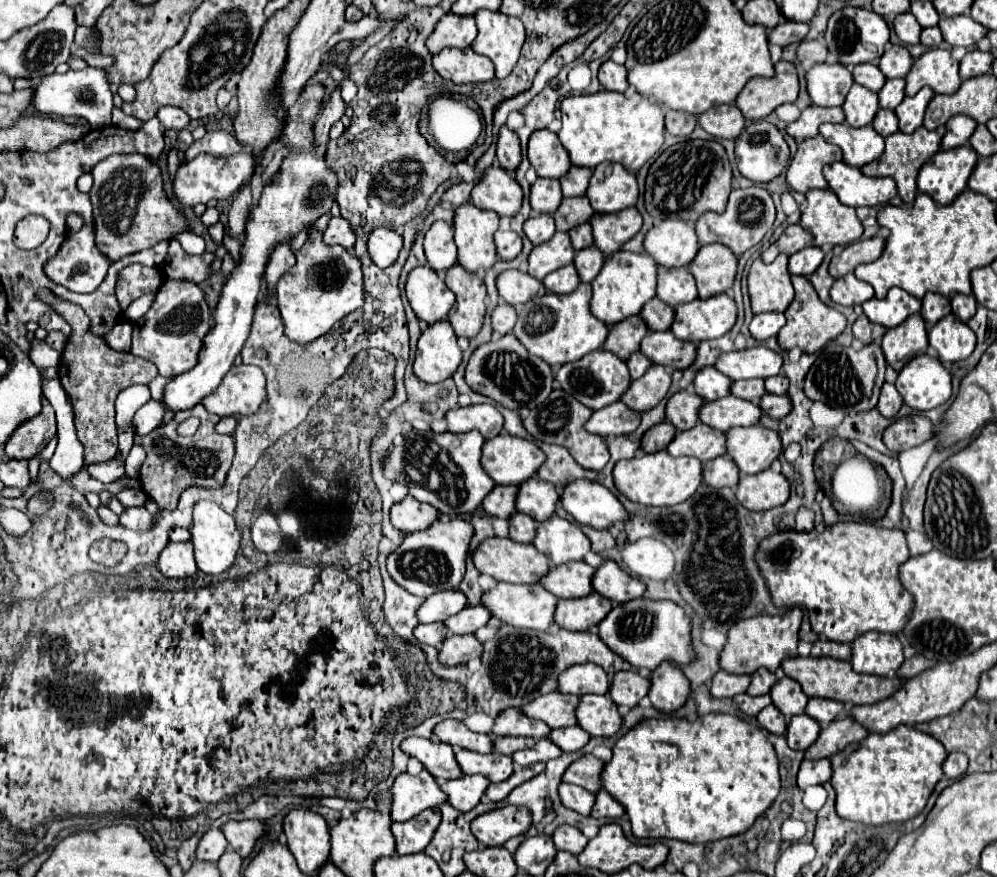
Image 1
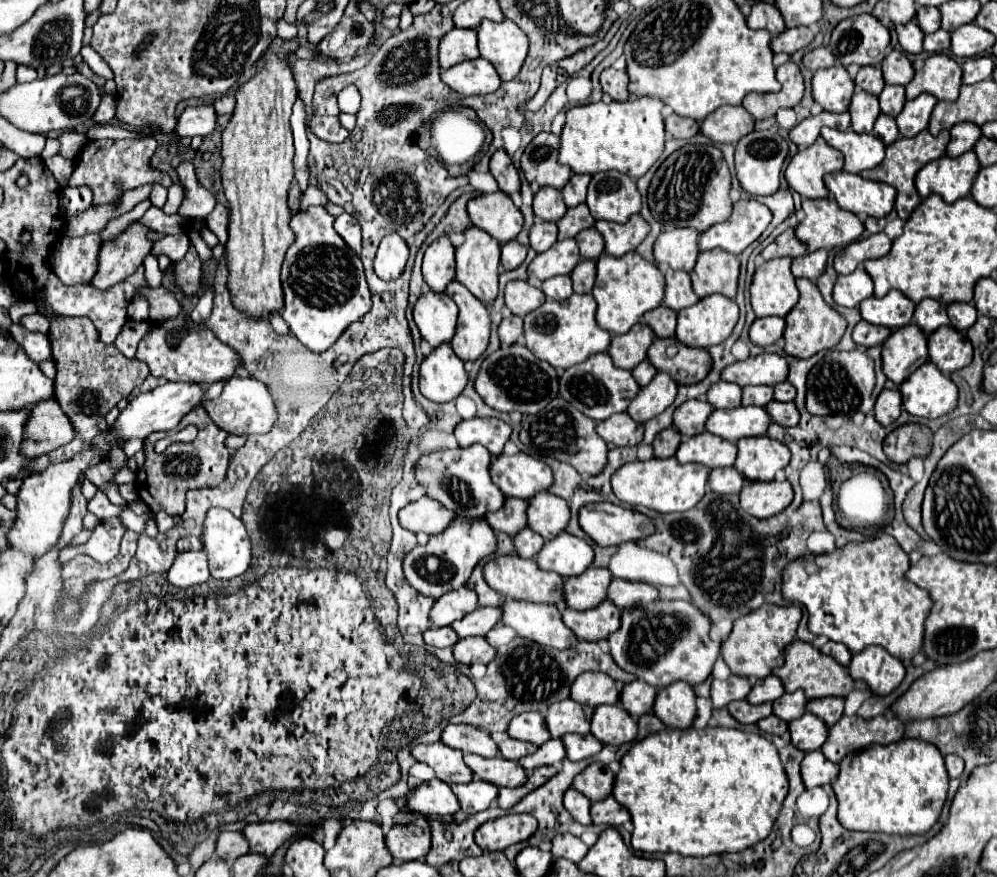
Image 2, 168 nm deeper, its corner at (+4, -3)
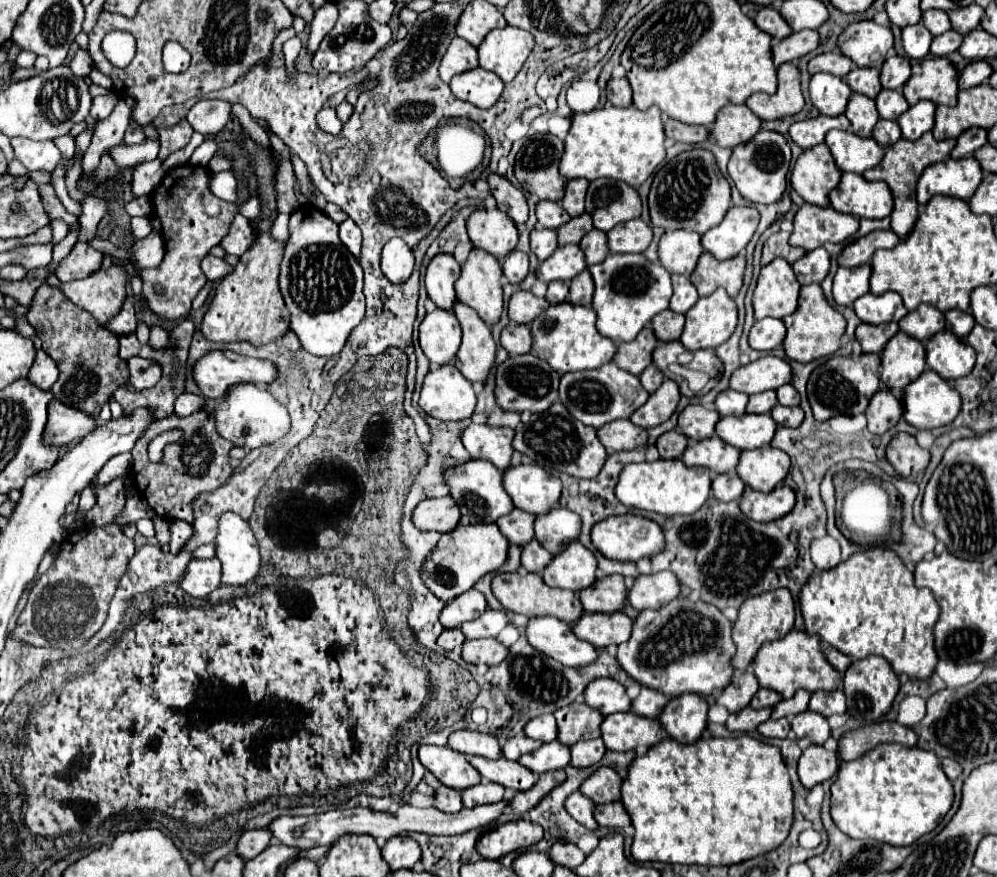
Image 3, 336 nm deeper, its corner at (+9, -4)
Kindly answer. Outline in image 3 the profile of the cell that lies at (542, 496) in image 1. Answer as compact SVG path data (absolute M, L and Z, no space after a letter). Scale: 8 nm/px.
M555 506L547 516L539 516L535 520L535 538L551 554L563 552L567 544L579 538L579 534L581 534L581 516L561 506Z

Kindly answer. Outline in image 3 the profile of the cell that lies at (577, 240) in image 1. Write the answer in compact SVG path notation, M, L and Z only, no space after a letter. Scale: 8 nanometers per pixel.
M593 228L587 236L583 236L583 240L581 240L579 246L583 248L589 266L599 264L599 262L603 262L603 260L609 256L607 234L605 234L605 232L599 232L597 228Z

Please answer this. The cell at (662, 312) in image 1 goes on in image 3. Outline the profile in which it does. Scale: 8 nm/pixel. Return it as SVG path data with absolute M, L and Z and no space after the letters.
M661 312L659 316L655 316L651 320L653 324L653 332L661 342L669 342L669 340L679 340L681 332L683 332L683 324L685 324L685 316L677 314L677 312Z

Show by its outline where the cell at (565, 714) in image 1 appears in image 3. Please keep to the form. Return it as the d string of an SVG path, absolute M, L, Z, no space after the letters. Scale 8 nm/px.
M575 702L567 708L559 708L559 712L555 712L555 720L559 724L559 740L567 746L601 736L599 726L603 722L603 714L587 704Z

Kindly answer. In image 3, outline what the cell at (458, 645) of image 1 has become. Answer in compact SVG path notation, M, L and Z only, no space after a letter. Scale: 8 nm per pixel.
M497 638L465 640L463 644L463 660L471 664L487 664L497 666L509 654L509 648L503 646Z

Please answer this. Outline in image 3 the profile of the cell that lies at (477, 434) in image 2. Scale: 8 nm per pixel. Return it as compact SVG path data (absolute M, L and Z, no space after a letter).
M469 424L461 436L463 446L475 460L489 460L499 470L507 470L511 466L513 446L511 440L515 430L511 428L497 428L497 426L479 426Z

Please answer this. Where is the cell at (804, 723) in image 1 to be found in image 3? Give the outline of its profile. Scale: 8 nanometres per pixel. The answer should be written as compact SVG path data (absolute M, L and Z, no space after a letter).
M811 710L795 716L791 726L793 726L793 732L797 734L797 738L809 738L811 744L825 744L825 740L831 736L827 718L815 714Z

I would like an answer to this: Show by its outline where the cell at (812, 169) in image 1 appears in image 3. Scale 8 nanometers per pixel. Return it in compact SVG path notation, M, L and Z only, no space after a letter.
M817 144L805 150L791 172L793 190L809 204L829 206L829 192L839 186L841 170L837 168L829 148Z

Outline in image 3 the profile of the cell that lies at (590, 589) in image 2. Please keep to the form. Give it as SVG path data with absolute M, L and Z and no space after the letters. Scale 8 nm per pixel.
M621 574L603 576L595 582L595 588L579 594L585 612L619 612L627 604L627 586Z

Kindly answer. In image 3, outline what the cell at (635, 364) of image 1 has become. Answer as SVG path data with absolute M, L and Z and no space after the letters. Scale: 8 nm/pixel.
M653 364L639 376L639 380L641 380L641 384L643 384L643 388L649 392L649 394L653 394L661 384L663 384L663 380L665 380L665 376L663 376L663 372L659 370L659 368L655 368Z

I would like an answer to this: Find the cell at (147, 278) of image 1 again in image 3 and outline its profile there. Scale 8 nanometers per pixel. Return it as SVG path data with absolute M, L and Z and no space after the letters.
M155 326L155 328L151 328L151 340L149 340L149 344L157 350L157 348L165 348L167 346L167 340L169 340L169 336L167 336L167 332L161 328L161 326Z

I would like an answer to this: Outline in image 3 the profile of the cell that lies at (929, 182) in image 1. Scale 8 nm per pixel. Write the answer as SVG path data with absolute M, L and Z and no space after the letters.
M973 156L963 160L947 158L923 170L917 184L917 202L927 204L935 194L969 200L981 184L981 178L981 166Z

